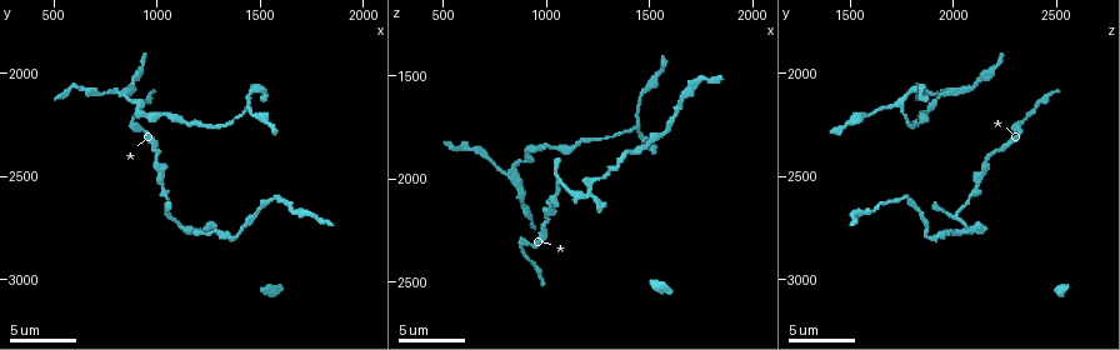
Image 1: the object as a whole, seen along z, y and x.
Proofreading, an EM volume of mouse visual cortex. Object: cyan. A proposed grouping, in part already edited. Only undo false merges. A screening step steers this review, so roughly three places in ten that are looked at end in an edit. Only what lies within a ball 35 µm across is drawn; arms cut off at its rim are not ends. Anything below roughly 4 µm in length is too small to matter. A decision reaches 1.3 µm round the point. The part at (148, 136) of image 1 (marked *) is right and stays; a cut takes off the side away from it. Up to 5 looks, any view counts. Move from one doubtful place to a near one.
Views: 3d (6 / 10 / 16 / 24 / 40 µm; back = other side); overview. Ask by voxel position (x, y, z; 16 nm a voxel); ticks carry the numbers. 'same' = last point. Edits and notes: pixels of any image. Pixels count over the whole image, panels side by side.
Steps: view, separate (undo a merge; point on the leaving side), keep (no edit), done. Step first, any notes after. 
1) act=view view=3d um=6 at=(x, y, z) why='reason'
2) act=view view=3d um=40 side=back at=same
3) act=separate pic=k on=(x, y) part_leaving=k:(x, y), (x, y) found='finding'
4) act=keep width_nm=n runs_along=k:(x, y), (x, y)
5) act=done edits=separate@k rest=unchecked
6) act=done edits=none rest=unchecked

act=view view=3d um=10 at=(1210, 2770, 2060) why='arms run side by side'

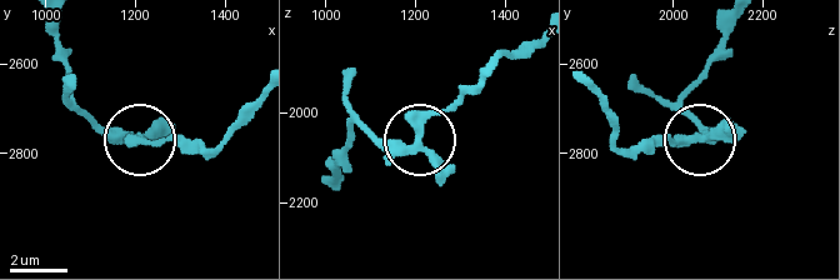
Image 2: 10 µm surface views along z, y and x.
act=keep runs_along=2:(331, 180), (351, 126), (413, 141), (428, 120), (475, 91) found='one cell here'

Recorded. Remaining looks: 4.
act=view view=3d um=6 at=(790, 2090, 1960) why='a fork'

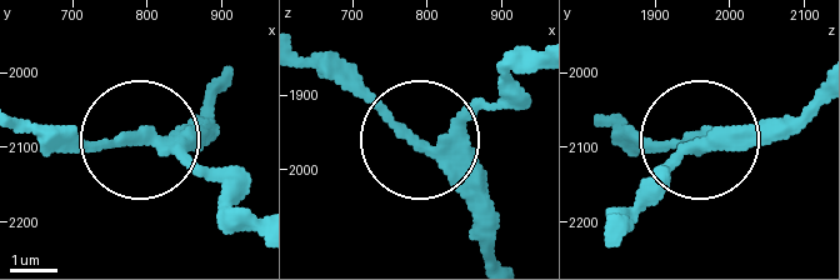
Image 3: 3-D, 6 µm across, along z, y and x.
act=keep width_nm=250 found='continuous, no second cell'

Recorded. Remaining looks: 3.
act=done edits=none rest=unchecked

